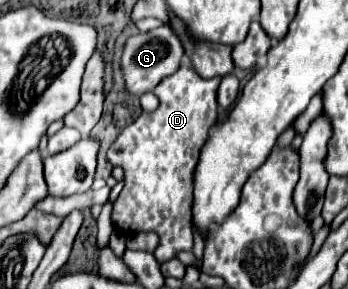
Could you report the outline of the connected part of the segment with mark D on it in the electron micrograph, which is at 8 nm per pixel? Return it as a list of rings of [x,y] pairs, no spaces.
[[[184,60],[172,76],[162,78],[154,88],[160,106],[154,112],[142,112],[118,134],[108,150],[112,166],[124,168],[126,182],[114,202],[112,222],[124,236],[130,236],[130,232],[158,232],[160,246],[154,252],[158,262],[174,258],[178,250],[192,250],[192,172],[208,130],[218,116],[216,90],[220,80],[200,78]]]

